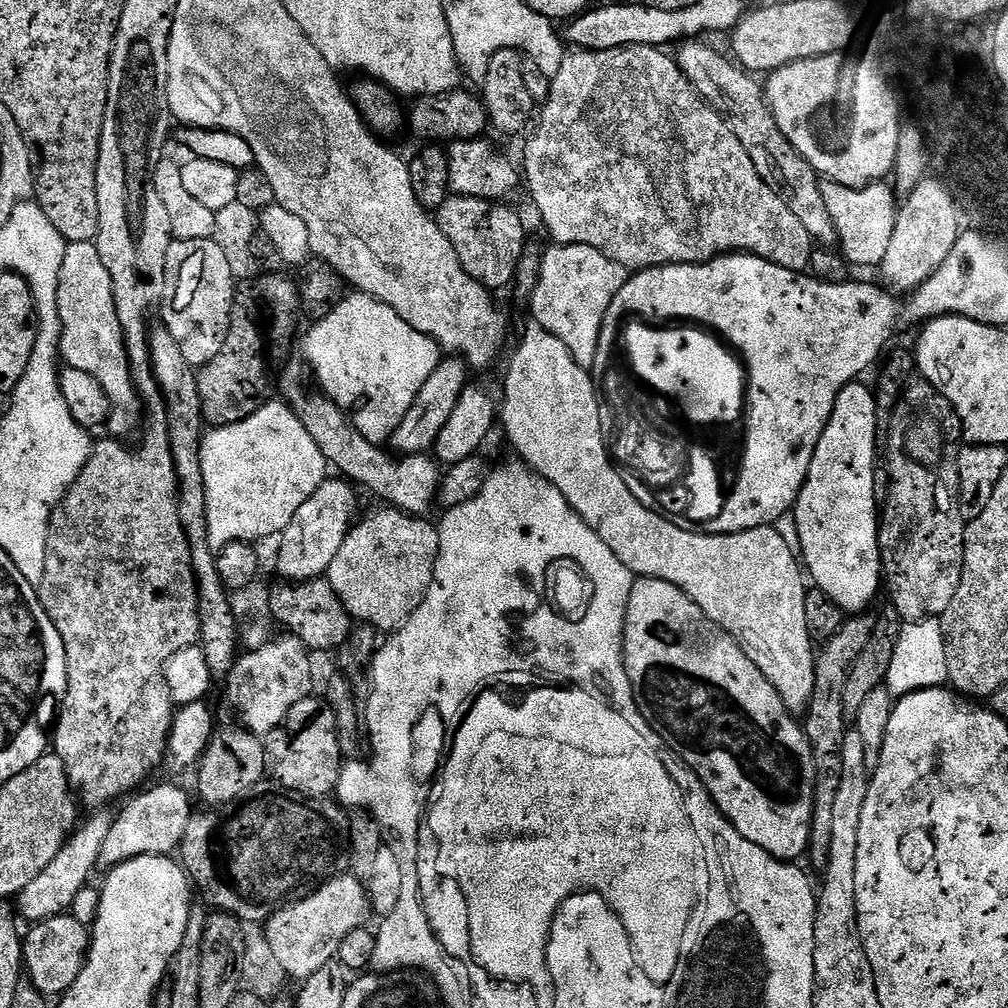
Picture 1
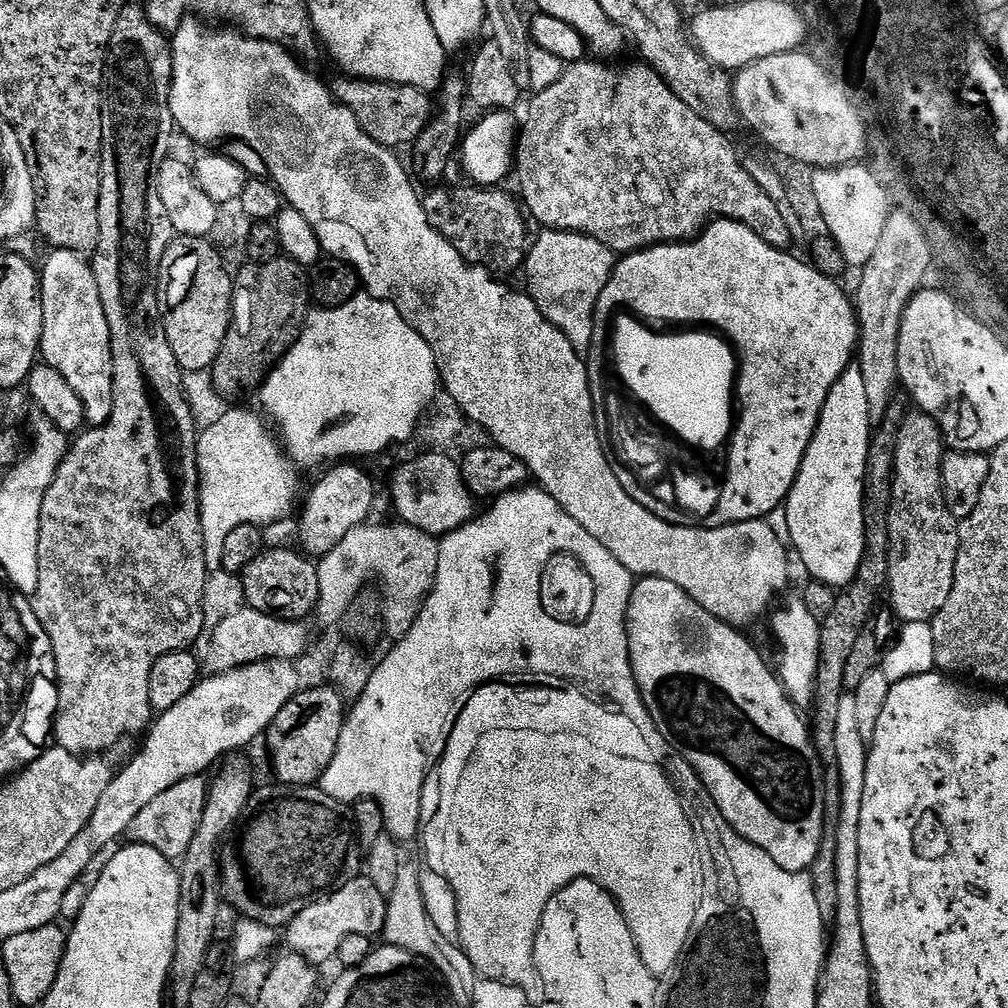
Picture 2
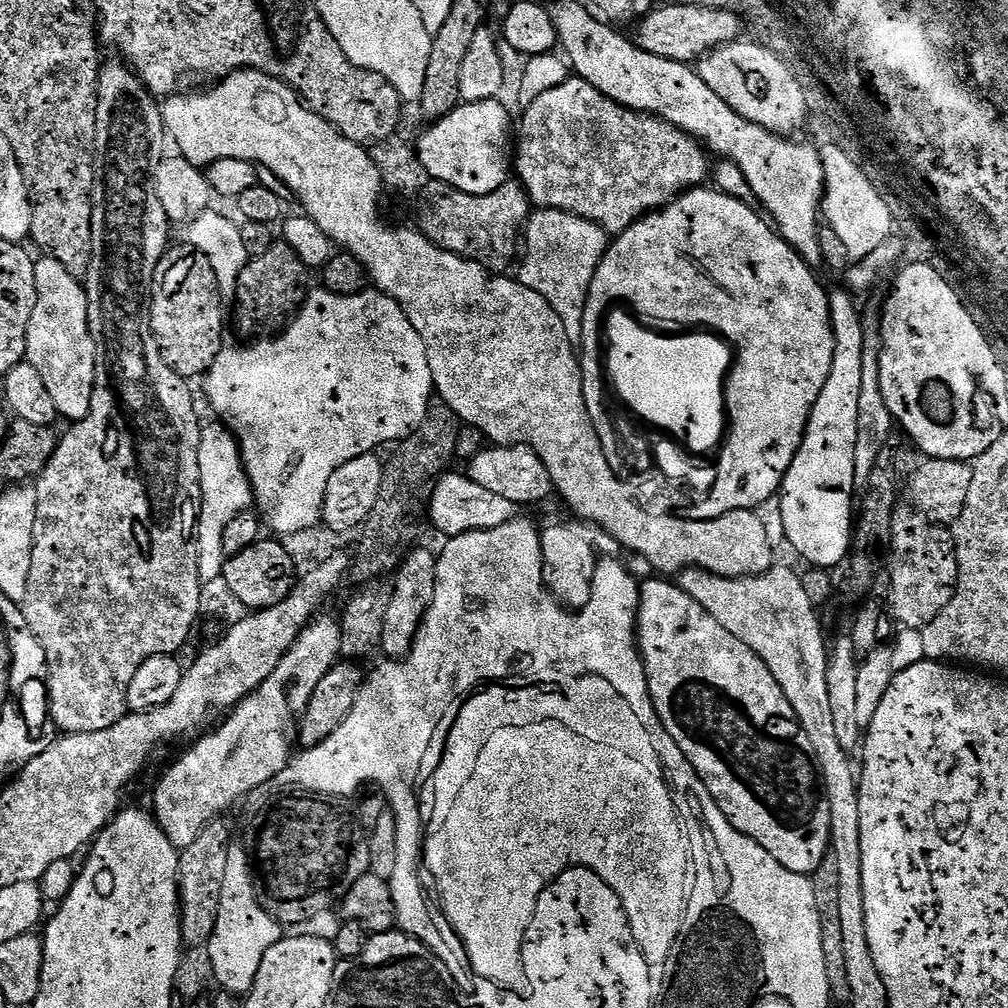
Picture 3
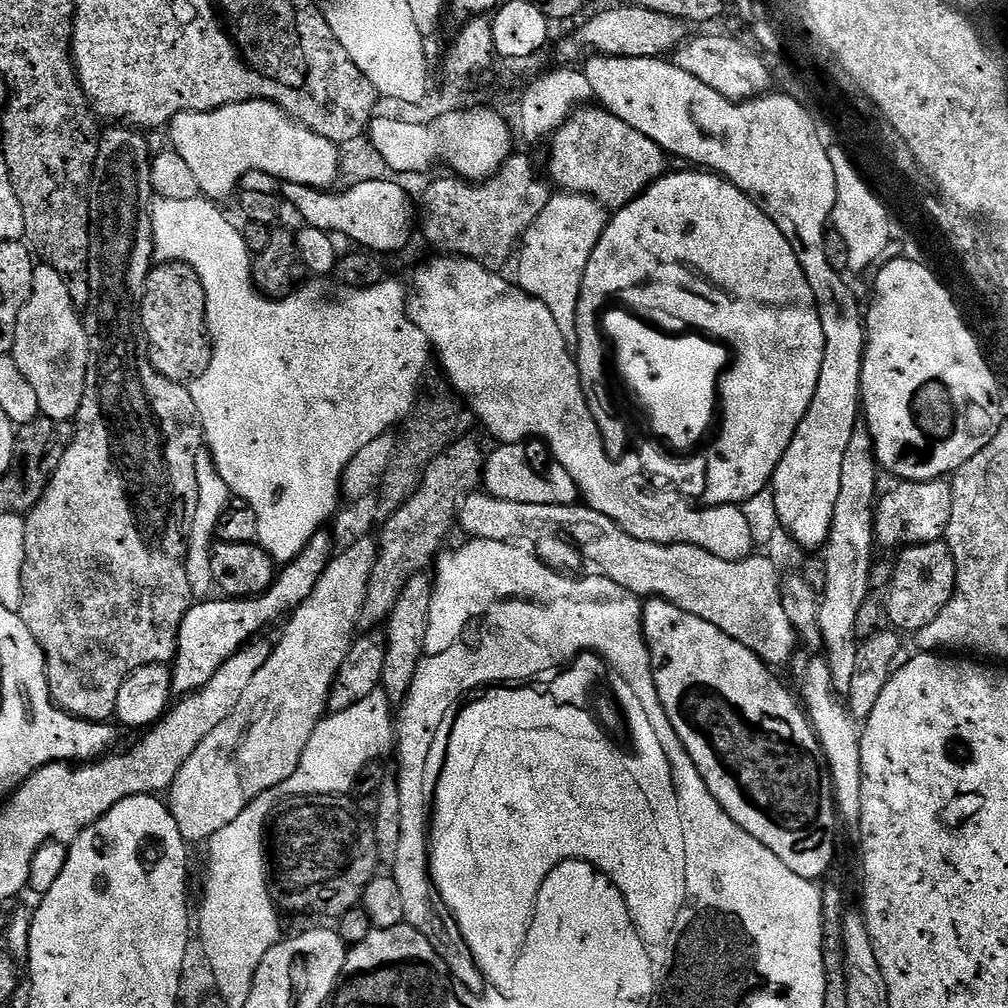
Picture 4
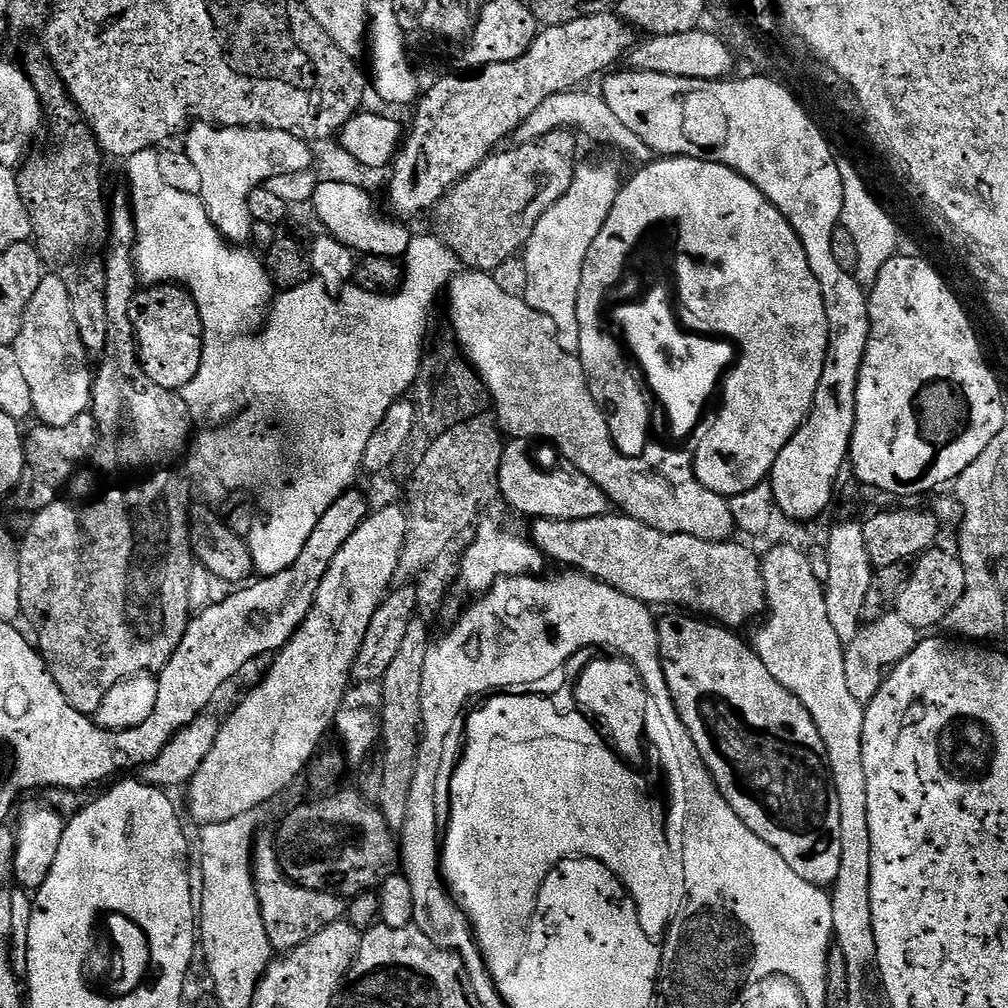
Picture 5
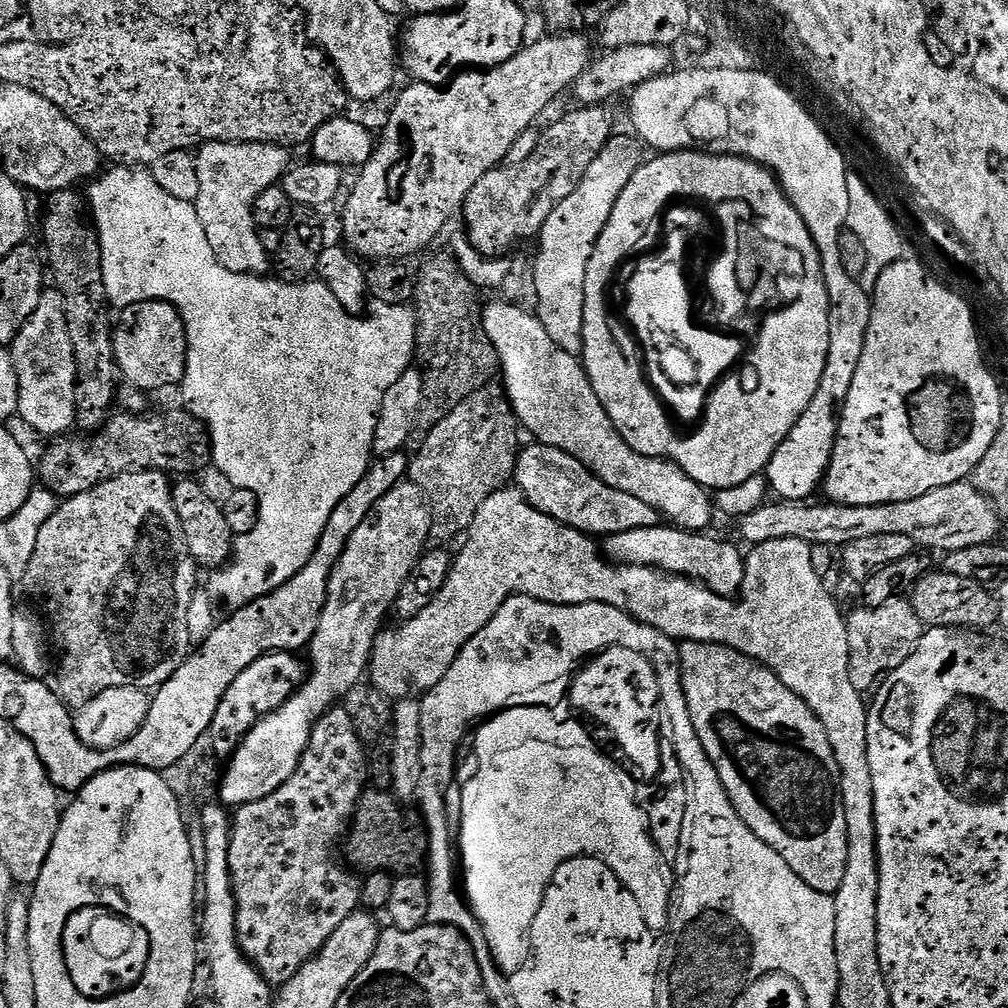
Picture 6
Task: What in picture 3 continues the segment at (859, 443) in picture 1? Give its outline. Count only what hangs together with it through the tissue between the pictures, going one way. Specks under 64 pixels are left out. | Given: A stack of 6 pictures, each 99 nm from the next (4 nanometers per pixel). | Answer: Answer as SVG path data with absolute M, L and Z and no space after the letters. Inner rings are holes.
M847 290L839 291L828 292L834 334L834 362L830 366L830 378L826 378L826 386L822 386L818 402L814 402L802 438L802 446L798 454L794 454L794 462L790 462L790 470L786 470L786 478L778 493L782 506L782 523L786 526L786 541L790 548L792 544L793 550L805 560L805 565L813 569L827 570L837 568L850 554L854 533L854 496L852 500L851 492L858 486L854 474L854 446L858 435L858 396L861 393L864 324L862 312L856 309L853 294Z

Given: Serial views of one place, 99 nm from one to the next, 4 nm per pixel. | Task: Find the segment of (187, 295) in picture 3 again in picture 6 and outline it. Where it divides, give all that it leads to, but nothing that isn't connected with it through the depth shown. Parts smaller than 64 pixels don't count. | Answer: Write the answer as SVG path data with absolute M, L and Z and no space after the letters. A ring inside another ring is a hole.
M143 300L119 309L118 316L120 321L115 321L112 330L112 349L123 383L145 394L179 385L188 357L188 339L179 310L164 300Z

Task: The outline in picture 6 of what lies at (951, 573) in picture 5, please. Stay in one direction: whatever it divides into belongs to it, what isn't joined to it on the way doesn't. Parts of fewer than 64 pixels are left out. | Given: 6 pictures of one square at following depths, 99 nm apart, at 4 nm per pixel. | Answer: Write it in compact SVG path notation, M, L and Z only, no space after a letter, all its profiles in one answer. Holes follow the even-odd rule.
M943 570L925 571L910 589L910 603L914 614L928 628L992 630L998 624L999 609L996 597L985 585L958 578Z

